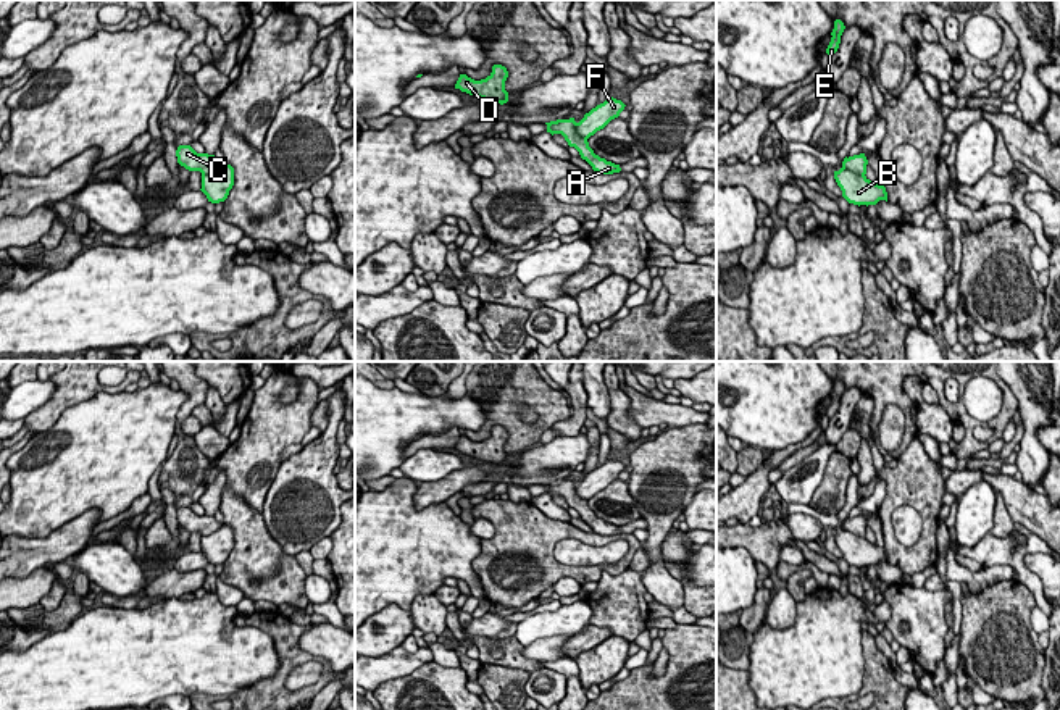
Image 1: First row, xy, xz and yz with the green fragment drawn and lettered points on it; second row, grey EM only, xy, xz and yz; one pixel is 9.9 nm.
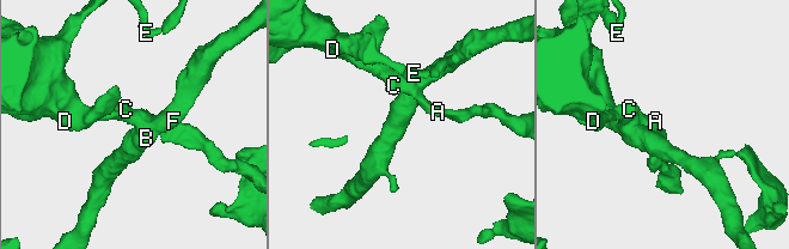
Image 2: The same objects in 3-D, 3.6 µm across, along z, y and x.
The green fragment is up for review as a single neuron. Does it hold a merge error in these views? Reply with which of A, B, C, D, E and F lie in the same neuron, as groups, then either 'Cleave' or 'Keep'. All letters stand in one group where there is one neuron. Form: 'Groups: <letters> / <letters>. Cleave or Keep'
Groups: A C D E / B F. Cleave

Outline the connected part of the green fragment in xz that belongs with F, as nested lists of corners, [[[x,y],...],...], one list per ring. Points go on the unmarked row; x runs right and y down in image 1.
[[[608,458],[603,465],[592,470],[579,484],[574,486],[576,495],[589,500],[597,492],[603,491],[611,481],[618,479],[624,468],[626,466],[621,462]]]

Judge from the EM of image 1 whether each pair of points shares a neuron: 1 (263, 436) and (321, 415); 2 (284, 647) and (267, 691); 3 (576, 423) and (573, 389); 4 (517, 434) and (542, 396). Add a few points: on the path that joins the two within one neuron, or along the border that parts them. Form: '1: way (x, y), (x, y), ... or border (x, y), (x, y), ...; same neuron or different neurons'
1: border (318, 404), (310, 426); different neurons
2: way (284, 659), (284, 670), (278, 680); same neuron
3: way (578, 415), (578, 397); same neuron
4: way (530, 433), (542, 420), (542, 409); same neuron

